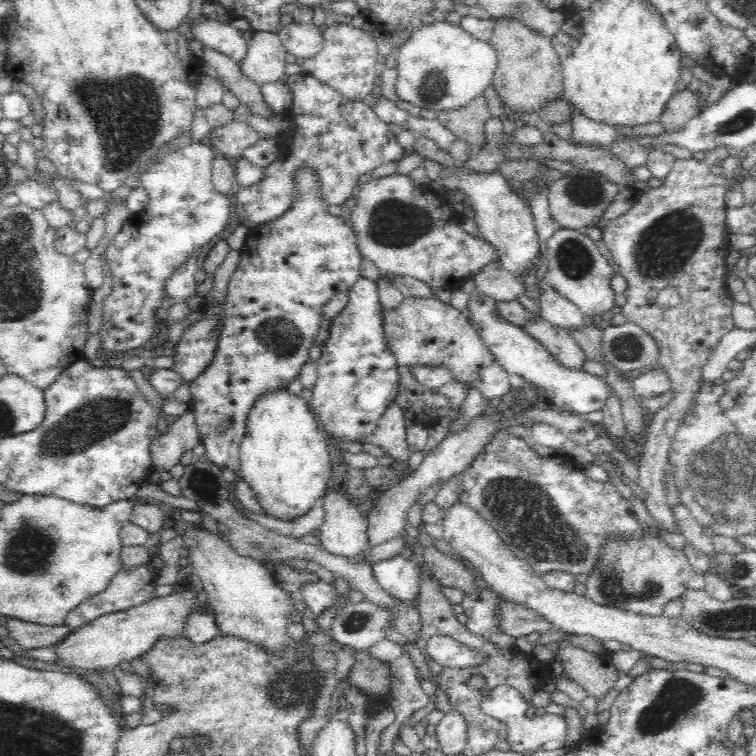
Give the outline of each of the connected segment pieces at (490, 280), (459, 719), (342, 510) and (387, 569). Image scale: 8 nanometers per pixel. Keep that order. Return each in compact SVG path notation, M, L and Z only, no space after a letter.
M500 264L486 265L473 280L476 290L486 292L500 301L516 300L524 292L525 285L513 272L503 269Z
M451 707L444 713L444 717L435 726L437 740L441 743L441 751L444 755L462 753L468 742L468 725L463 714Z
M329 490L324 496L322 505L325 508L325 521L321 527L322 543L330 554L342 555L347 559L362 562L368 560L372 546L368 520L355 503L345 494Z
M400 554L373 566L379 585L400 600L416 602L419 594L419 572L415 563Z

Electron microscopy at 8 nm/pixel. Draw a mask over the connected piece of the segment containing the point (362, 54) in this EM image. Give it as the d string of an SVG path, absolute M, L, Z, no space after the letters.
M348 24L330 25L324 33L322 52L316 57L304 60L301 71L308 76L318 79L341 92L346 98L353 101L368 101L370 92L376 90L376 69L382 63L371 31L364 28L355 28Z

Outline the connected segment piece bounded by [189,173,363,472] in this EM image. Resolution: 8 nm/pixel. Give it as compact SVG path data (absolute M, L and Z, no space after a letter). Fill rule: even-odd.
M302 173L299 182L308 193L301 203L296 203L280 218L246 229L245 243L241 248L242 260L230 279L229 297L226 297L225 304L226 320L219 332L216 358L213 365L189 384L192 391L190 410L194 411L197 430L206 449L203 459L221 469L238 470L239 450L248 432L250 412L256 408L260 398L286 392L288 384L299 377L302 366L309 359L310 348L314 346L320 322L325 319L325 306L339 292L351 289L361 276L360 261L363 256L353 227L341 217L328 214L315 192L317 184L312 175ZM227 417L232 417L234 421L232 430L226 435L219 435L218 424Z

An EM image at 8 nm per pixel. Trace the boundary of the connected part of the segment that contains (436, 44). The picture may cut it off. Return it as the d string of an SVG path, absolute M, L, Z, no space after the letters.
M435 19L430 24L416 21L410 33L397 54L395 88L401 102L419 109L452 110L468 104L490 86L498 54L488 41L475 38L459 24L445 19Z

